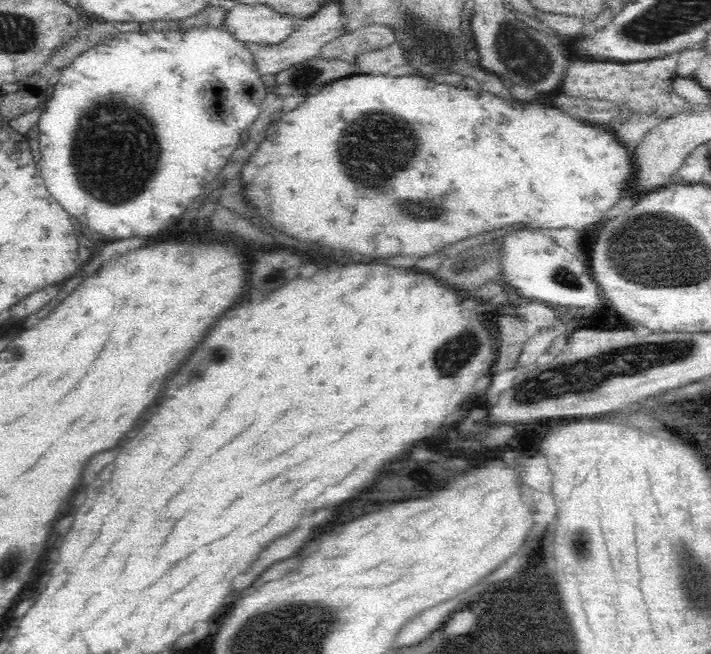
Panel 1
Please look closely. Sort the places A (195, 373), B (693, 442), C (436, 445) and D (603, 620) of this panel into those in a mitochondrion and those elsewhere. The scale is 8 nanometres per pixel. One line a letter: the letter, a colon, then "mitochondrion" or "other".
A: mitochondrion
B: other
C: other
D: other

